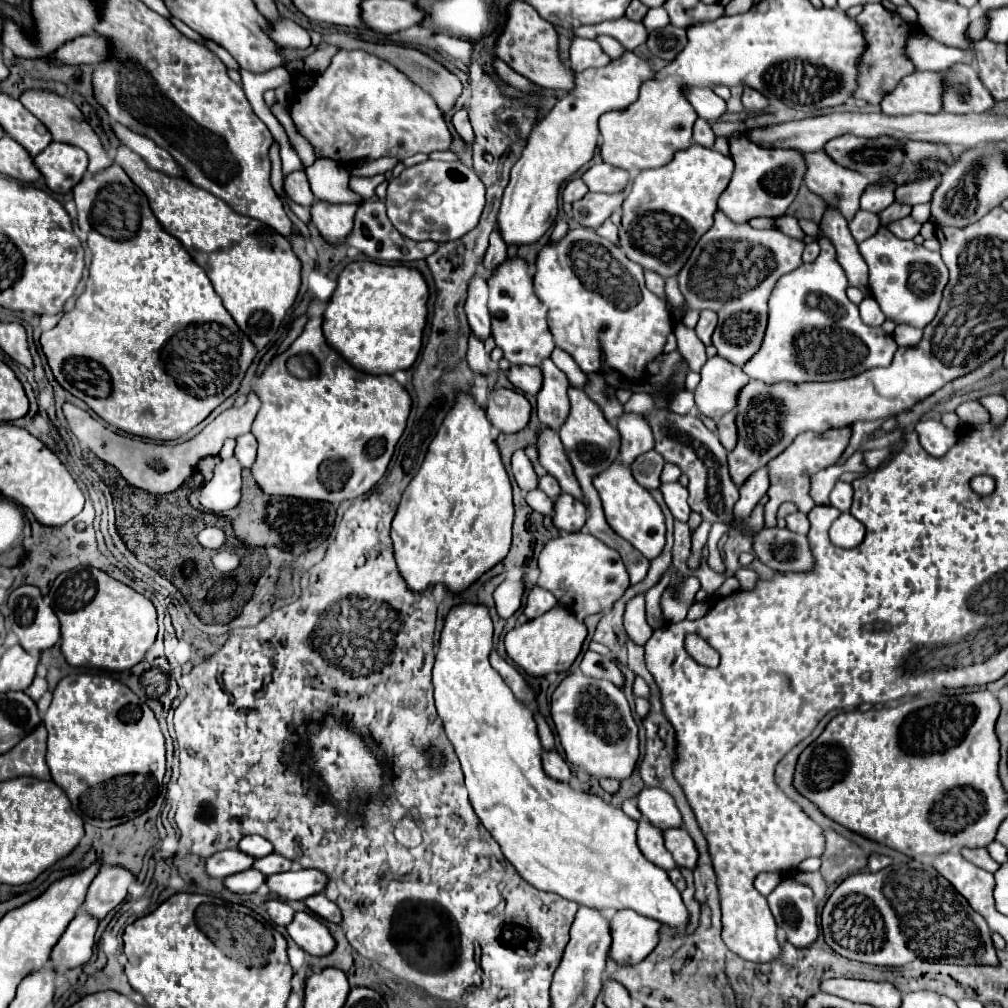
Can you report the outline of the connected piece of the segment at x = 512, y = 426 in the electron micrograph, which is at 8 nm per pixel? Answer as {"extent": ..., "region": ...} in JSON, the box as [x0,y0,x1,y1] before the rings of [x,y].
{"extent":[488,389,530,433],"region":[[[492,389],[488,395],[488,419],[502,433],[516,433],[530,419],[528,399],[514,389]]]}

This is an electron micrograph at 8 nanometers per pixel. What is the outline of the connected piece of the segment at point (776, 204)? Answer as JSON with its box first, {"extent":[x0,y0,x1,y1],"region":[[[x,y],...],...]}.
{"extent":[718,137,806,223],"region":[[[738,137],[730,141],[730,157],[734,161],[734,173],[718,199],[718,209],[724,211],[724,215],[734,223],[748,223],[754,217],[782,217],[788,205],[794,201],[798,187],[802,185],[802,175],[806,171],[802,155],[796,151],[760,149],[748,139]]]}

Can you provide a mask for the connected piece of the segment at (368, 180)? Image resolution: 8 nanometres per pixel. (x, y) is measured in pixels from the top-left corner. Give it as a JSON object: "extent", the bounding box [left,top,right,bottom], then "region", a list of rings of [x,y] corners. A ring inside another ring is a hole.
{"extent":[350,175,384,199],"region":[[[374,175],[374,177],[352,177],[350,187],[354,193],[358,193],[362,199],[374,197],[374,189],[384,181],[384,175]]]}

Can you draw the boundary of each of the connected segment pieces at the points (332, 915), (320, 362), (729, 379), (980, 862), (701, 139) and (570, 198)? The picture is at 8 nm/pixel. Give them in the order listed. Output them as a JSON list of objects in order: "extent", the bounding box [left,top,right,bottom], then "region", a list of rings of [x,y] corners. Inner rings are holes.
[{"extent":[304,893,342,923],"region":[[[318,893],[318,895],[310,895],[304,899],[304,905],[314,911],[318,917],[326,919],[326,921],[332,921],[332,923],[340,923],[342,915],[340,915],[340,909],[326,899],[324,893]]]},{"extent":[250,317,412,503],"region":[[[310,317],[304,335],[266,365],[256,381],[254,393],[262,403],[252,423],[252,435],[258,441],[258,455],[250,471],[256,483],[268,495],[326,503],[342,503],[346,499],[362,497],[380,481],[398,439],[406,429],[412,405],[406,389],[390,375],[374,377],[358,373],[334,349],[330,349],[322,335],[320,317]]]},{"extent":[694,355,748,417],"region":[[[720,355],[710,357],[700,375],[702,381],[698,383],[694,397],[698,411],[708,417],[732,411],[738,391],[748,383],[748,375]]]},{"extent":[962,847,1000,873],"region":[[[984,847],[984,849],[962,849],[962,855],[964,855],[970,863],[974,863],[974,865],[978,865],[978,867],[990,871],[990,873],[996,873],[996,871],[1000,869],[1000,863],[996,863],[996,861],[990,857],[990,853],[988,853],[986,847]]]},{"extent":[694,119,716,147],"region":[[[696,119],[696,123],[694,123],[694,141],[696,141],[698,145],[706,145],[706,147],[712,147],[712,145],[714,145],[716,135],[712,133],[708,121]]]},{"extent":[562,177,588,203],"region":[[[574,177],[564,185],[562,199],[564,199],[564,203],[574,203],[574,201],[582,199],[586,193],[588,193],[588,187],[582,183],[580,177]]]}]

